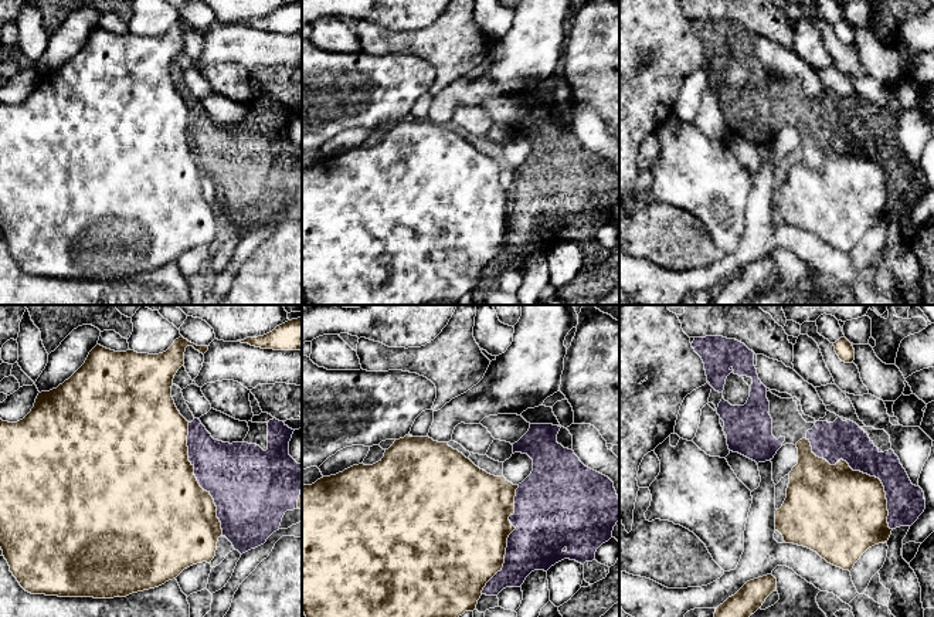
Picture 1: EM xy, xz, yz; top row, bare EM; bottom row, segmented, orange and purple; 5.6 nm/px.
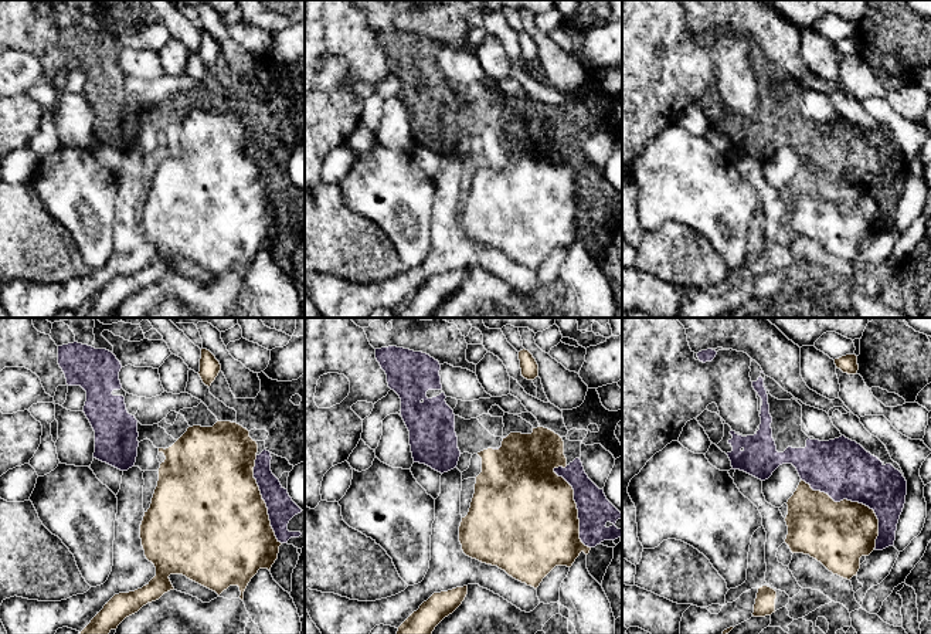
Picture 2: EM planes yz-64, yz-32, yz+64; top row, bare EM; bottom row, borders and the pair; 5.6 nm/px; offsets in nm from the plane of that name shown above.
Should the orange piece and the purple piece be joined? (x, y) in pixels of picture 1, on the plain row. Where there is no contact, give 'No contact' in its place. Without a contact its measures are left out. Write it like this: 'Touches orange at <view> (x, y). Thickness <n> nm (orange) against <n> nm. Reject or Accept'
Touches orange at yz (862, 155). Thickness 500 nm (orange) against 220 nm. Reject

